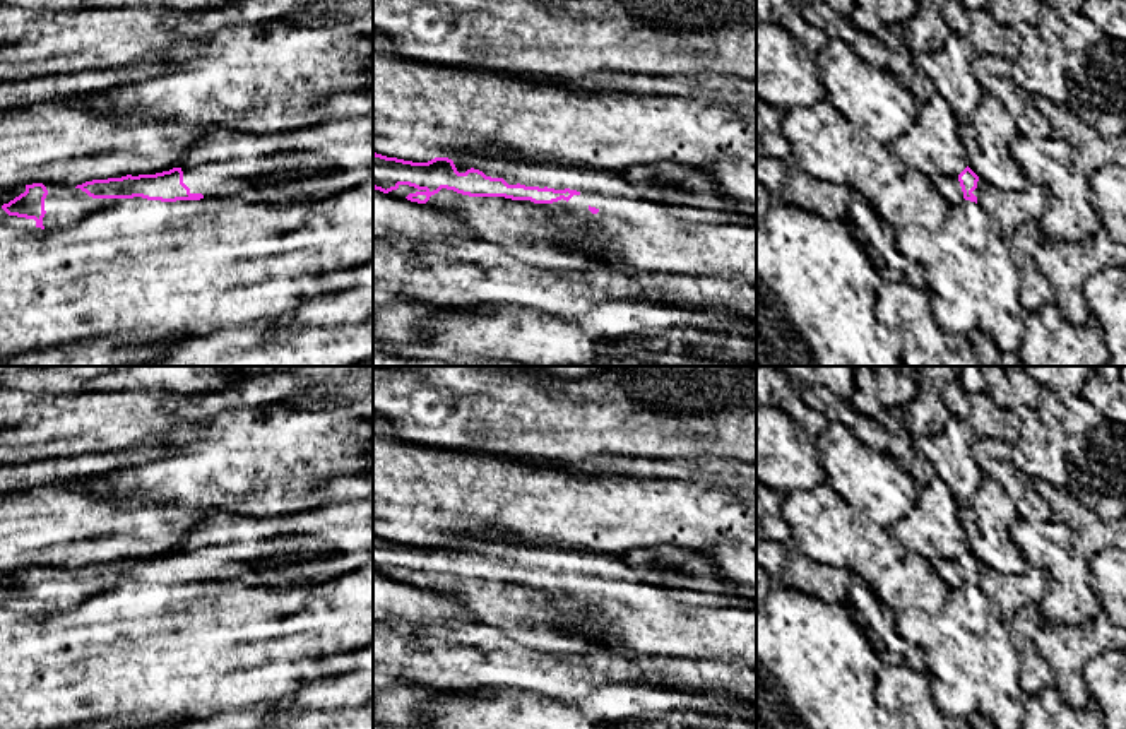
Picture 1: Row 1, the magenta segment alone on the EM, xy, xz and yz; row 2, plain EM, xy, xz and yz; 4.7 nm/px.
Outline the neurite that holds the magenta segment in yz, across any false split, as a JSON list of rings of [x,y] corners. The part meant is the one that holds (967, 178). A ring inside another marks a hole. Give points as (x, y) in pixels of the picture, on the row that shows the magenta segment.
[[[969,166],[958,175],[963,199],[979,204],[991,217],[993,228],[1006,241],[1020,226],[1039,221],[1047,195],[1035,183],[1020,192],[999,190],[981,180]]]

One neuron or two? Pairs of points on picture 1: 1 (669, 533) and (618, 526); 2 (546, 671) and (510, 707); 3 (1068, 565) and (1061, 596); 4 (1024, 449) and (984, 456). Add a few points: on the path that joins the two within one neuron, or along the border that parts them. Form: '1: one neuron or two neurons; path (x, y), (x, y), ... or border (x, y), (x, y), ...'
1: one neuron; path (657, 526), (630, 526)
2: two neurons; border (509, 685), (565, 700)
3: one neuron; path (1066, 572), (1063, 589)
4: two neurons; border (1008, 445), (1012, 462), (1031, 480)

